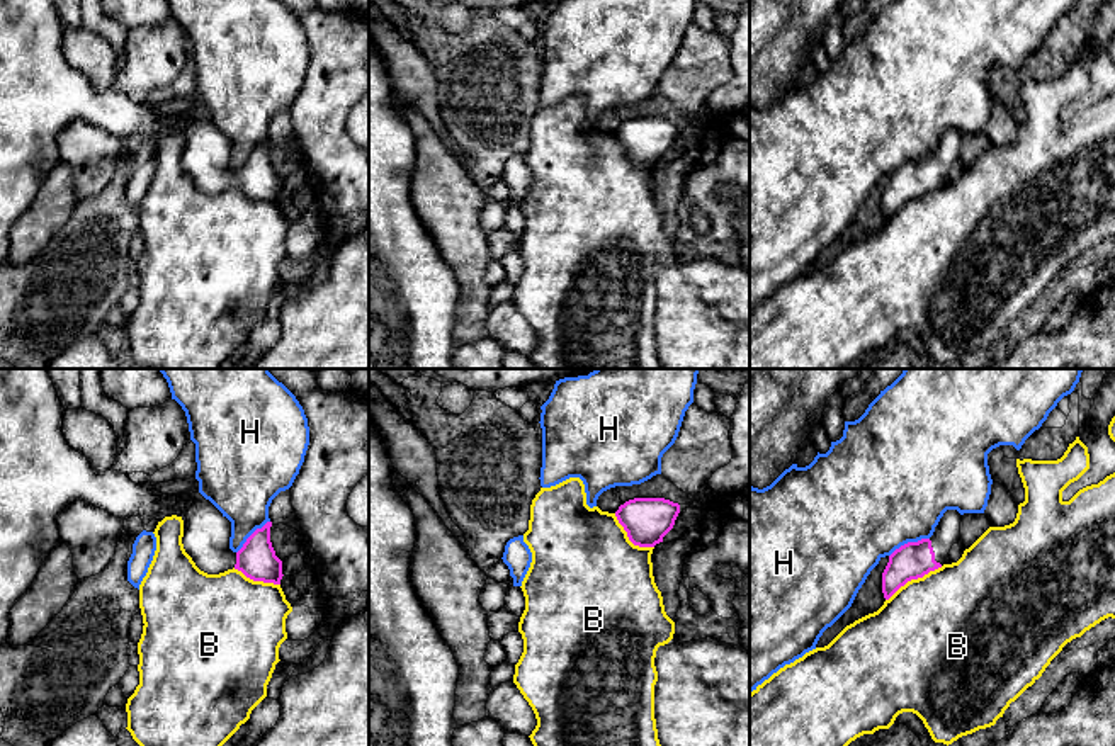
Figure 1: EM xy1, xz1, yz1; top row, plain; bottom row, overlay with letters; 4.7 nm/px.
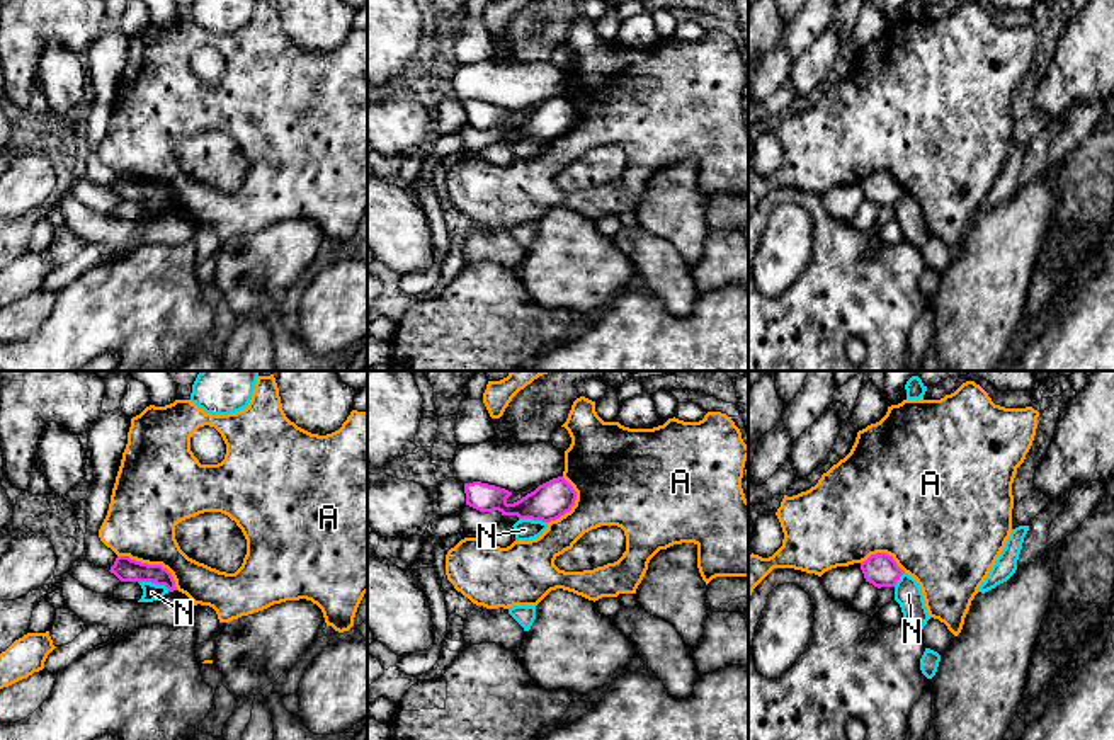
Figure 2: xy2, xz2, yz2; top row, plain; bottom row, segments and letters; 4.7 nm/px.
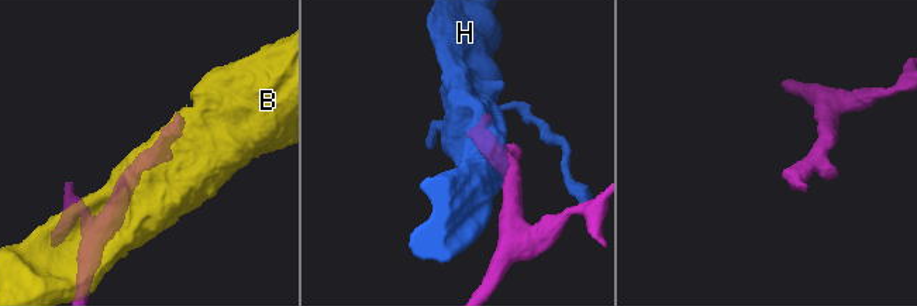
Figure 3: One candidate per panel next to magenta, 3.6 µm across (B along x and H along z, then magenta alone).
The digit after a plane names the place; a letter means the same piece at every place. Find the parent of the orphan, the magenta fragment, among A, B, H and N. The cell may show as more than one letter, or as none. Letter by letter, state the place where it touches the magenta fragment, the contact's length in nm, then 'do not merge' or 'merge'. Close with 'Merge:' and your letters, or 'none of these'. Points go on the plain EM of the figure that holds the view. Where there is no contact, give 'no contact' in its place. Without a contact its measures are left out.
A: xy2 (152, 184) | 340 nm | do not merge
B: yz1 (913, 197) | 320 nm | do not merge
H: yz1 (908, 162) | 220 nm | do not merge
N: xy2 (153, 201) | 160 nm | do not merge
Merge: none of these

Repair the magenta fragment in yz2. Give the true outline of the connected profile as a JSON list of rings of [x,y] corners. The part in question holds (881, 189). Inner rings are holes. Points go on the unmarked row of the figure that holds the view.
[[[886,172],[871,174],[866,180],[861,182],[866,201],[874,206],[895,206],[900,196],[905,192],[893,175]]]

